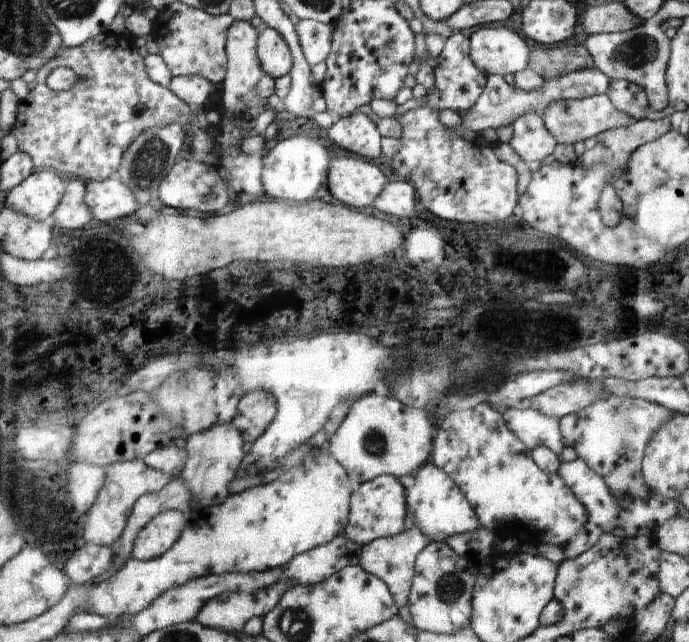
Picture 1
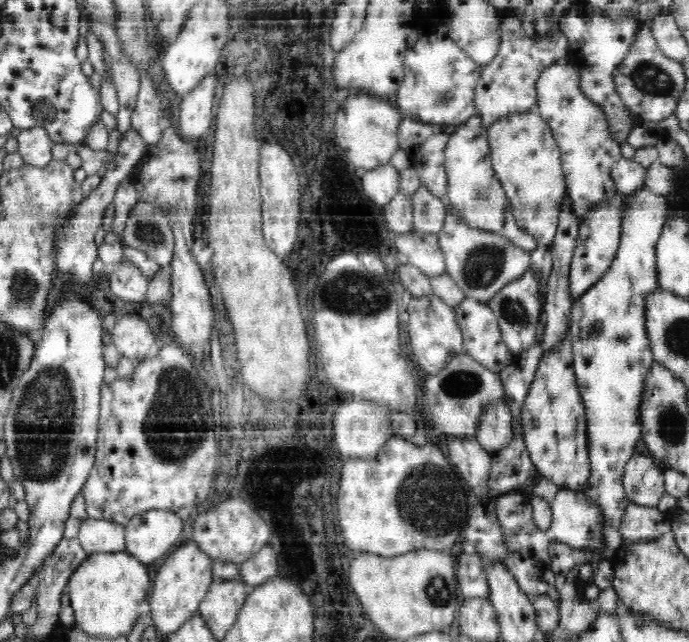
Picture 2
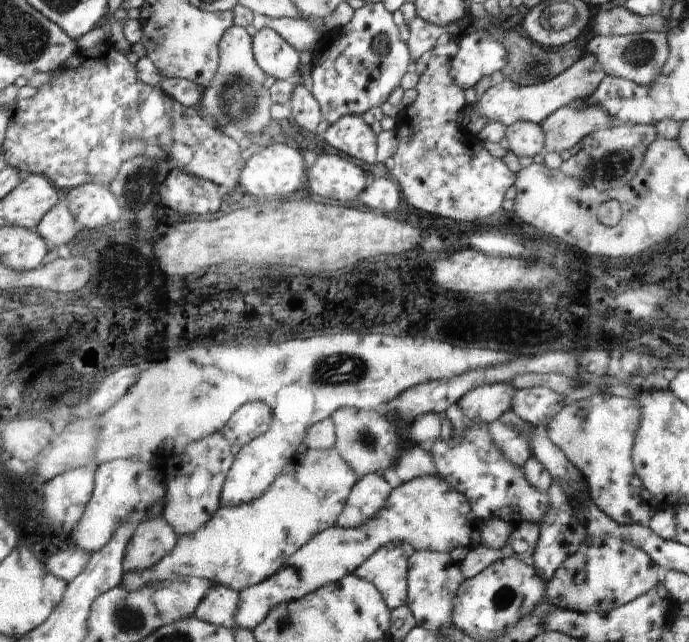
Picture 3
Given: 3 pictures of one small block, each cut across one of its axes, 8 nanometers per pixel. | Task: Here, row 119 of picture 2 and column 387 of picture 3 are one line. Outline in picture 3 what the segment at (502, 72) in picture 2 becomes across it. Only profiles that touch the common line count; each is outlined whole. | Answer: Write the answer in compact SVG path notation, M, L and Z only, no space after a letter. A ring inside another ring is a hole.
M371 473L359 478L336 526L348 529L366 526L373 517L379 517L393 492L394 489L380 474Z

